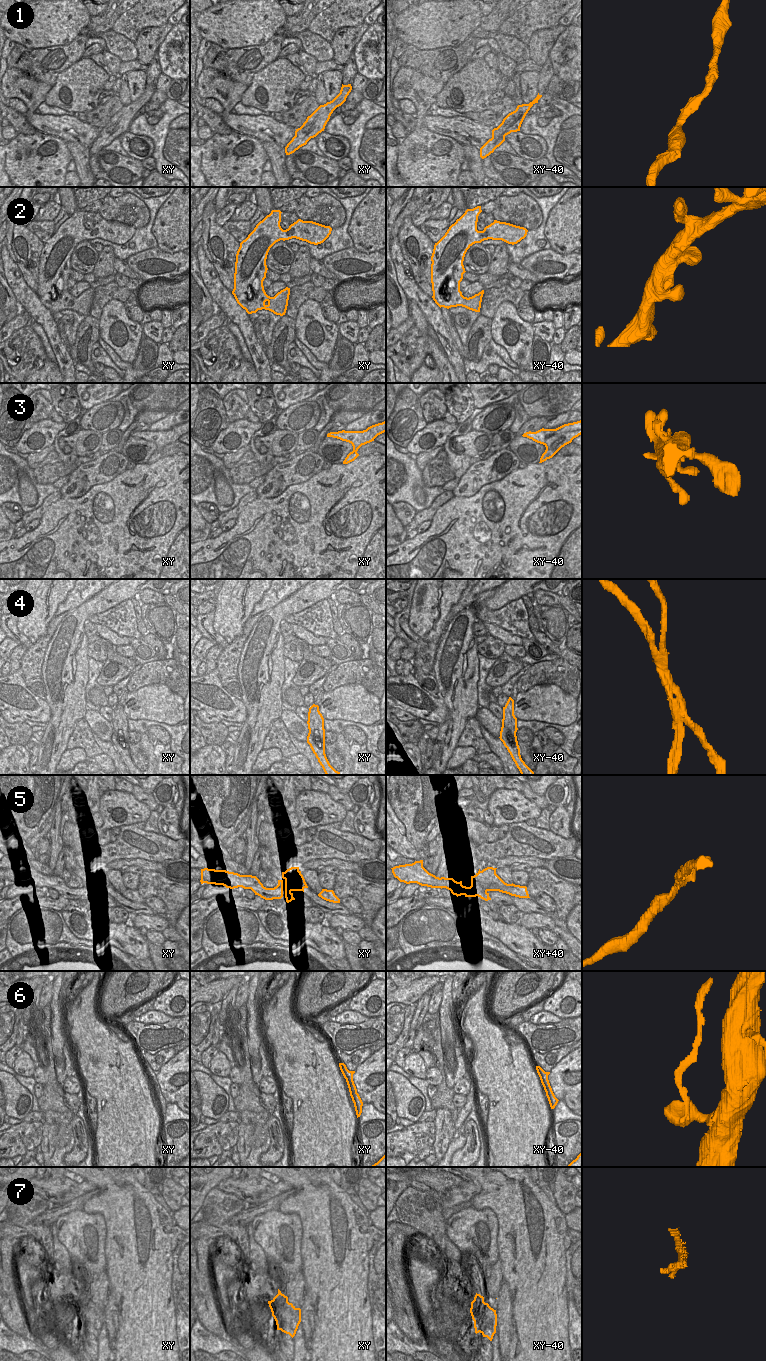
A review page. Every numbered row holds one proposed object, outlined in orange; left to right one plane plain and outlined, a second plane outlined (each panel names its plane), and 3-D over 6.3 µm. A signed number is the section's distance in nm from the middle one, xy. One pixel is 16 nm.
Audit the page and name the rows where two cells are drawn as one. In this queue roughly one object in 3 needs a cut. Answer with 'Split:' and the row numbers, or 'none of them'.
Split: 4, 7.

